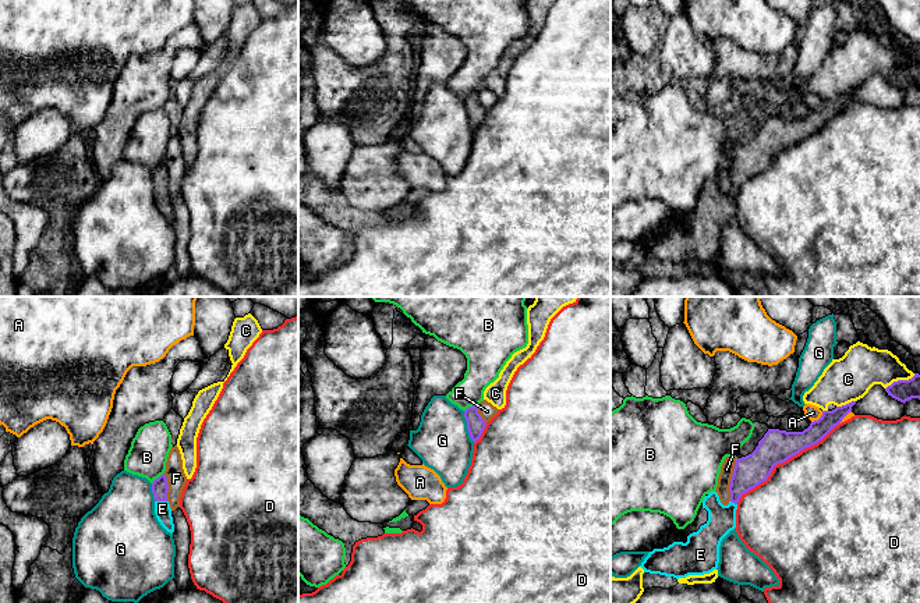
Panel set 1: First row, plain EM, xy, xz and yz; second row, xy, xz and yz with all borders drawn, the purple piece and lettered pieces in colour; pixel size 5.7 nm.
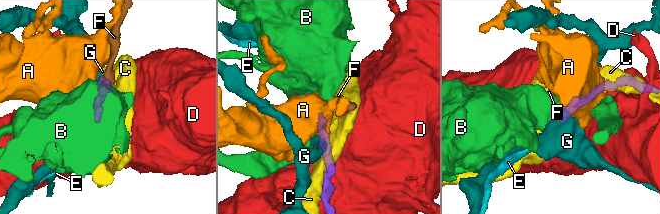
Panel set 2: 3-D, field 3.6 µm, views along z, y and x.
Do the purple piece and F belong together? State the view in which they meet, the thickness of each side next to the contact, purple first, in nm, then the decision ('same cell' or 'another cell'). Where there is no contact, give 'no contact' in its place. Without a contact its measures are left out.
meets purple in yz; 180 nm thick on the purple side, 80 nm on the other; another cell

